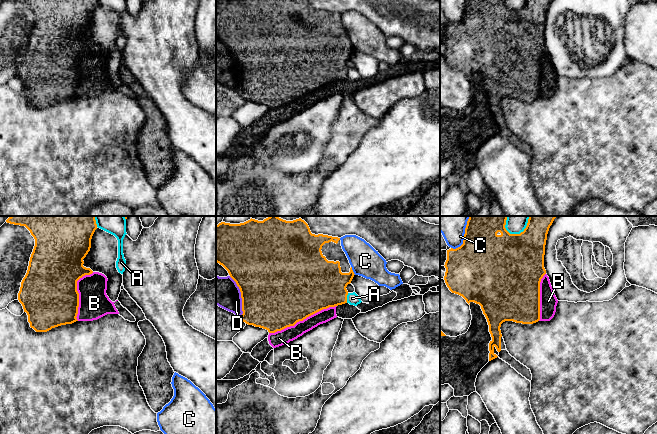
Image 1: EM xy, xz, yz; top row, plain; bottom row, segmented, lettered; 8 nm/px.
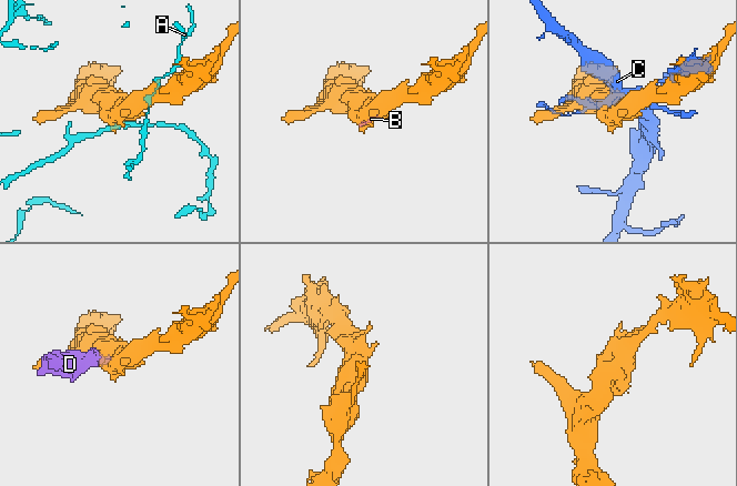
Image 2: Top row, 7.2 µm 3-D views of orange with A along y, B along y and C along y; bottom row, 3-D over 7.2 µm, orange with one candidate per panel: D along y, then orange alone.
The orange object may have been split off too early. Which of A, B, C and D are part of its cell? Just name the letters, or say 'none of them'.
none of them

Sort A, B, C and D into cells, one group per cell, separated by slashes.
A / B / C / D

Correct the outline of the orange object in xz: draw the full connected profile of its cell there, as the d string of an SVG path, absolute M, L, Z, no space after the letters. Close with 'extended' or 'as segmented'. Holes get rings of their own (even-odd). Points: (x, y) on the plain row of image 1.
M218 0L216 1L216 38L222 41L236 58L241 68L242 87L240 93L248 101L266 105L269 109L281 107L287 103L294 102L297 98L303 97L307 93L329 83L335 83L347 79L347 61L351 59L354 48L352 43L349 49L342 49L339 37L328 37L322 30L322 22L325 19L338 19L340 14L323 10L312 10L308 0Z; as segmented

